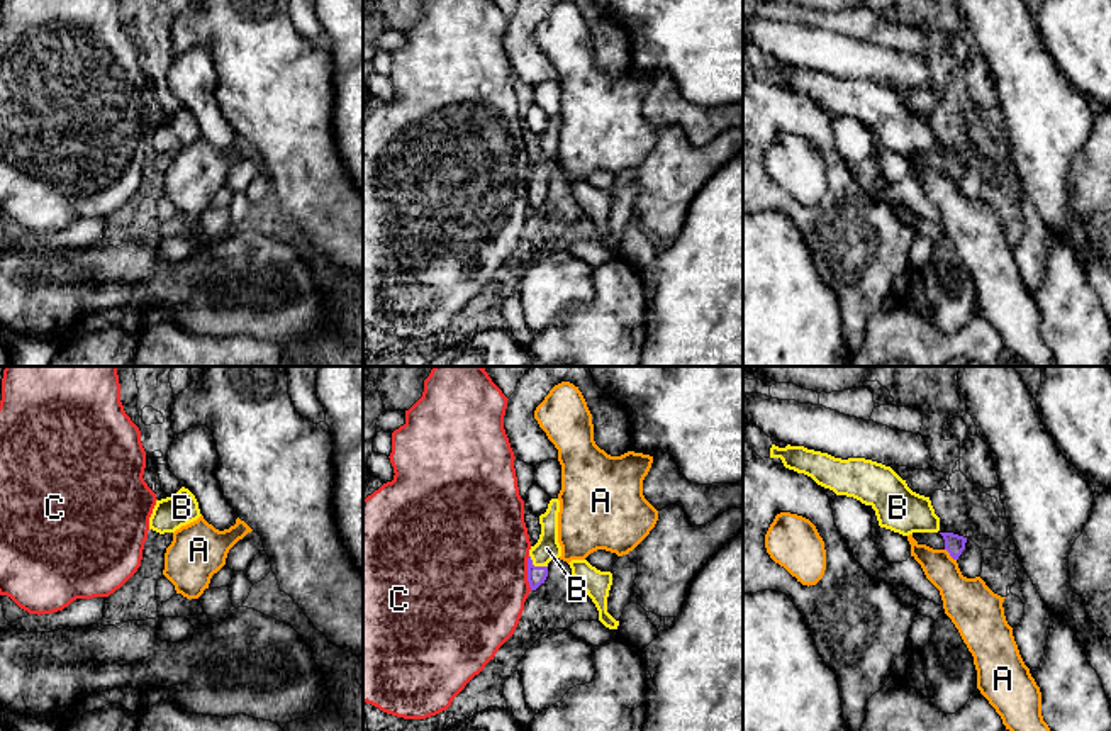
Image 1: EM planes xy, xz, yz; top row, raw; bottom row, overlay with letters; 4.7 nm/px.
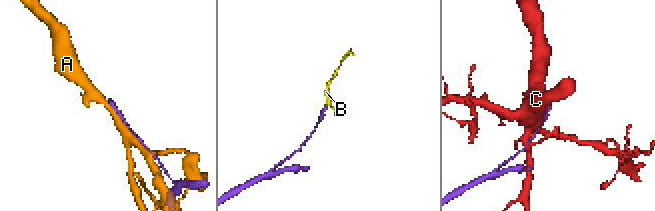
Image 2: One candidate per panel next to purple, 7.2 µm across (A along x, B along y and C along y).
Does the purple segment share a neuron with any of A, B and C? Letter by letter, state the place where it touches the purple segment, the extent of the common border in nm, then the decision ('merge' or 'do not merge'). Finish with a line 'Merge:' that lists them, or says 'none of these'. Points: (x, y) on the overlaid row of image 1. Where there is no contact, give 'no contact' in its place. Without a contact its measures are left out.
A: yz (950, 555) | 80 nm | do not merge
B: xz (536, 567) | 110 nm | merge
C: xz (528, 574) | 160 nm | do not merge
Merge: B

